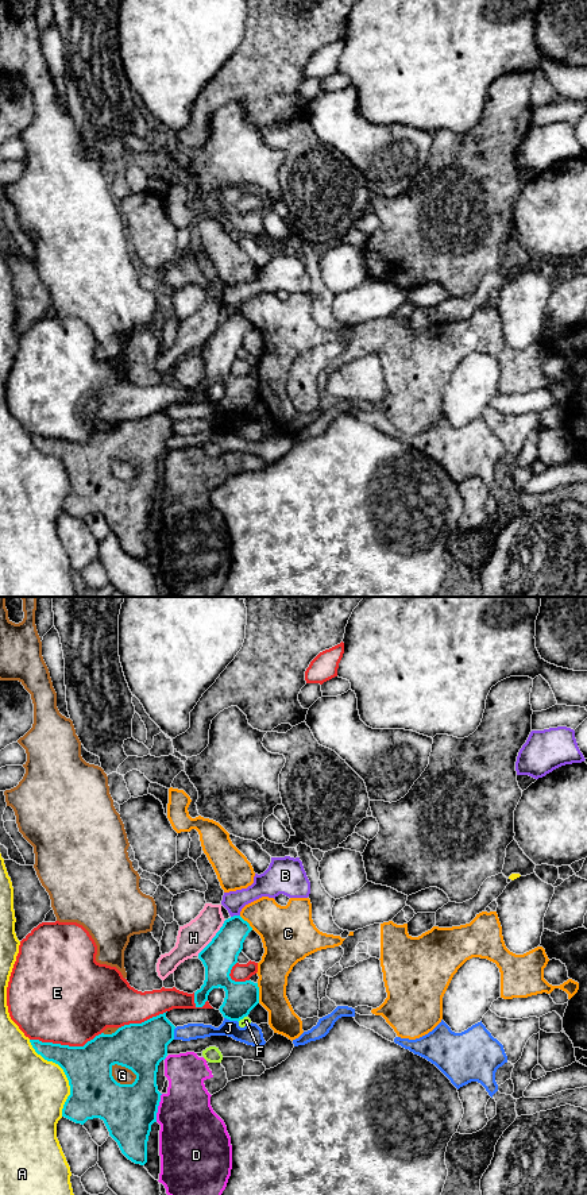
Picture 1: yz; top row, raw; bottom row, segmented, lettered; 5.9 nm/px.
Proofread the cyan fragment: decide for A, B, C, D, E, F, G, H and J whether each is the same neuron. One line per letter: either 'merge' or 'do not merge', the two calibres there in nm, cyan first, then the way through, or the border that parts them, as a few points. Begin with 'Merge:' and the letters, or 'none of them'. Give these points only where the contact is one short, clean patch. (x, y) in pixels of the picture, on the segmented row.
Merge: none of them
A: do not merge | 280/400 nm
B: do not merge | 200/130 nm | along yz (239, 914), (231, 917)
C: do not merge | 190/200 nm
D: do not merge | 320/360 nm
E: do not merge | 280/500 nm
F: do not merge | 190/60 nm
G: do not merge | 280/100 nm
H: do not merge | 200/180 nm
J: do not merge | 190/120 nm

